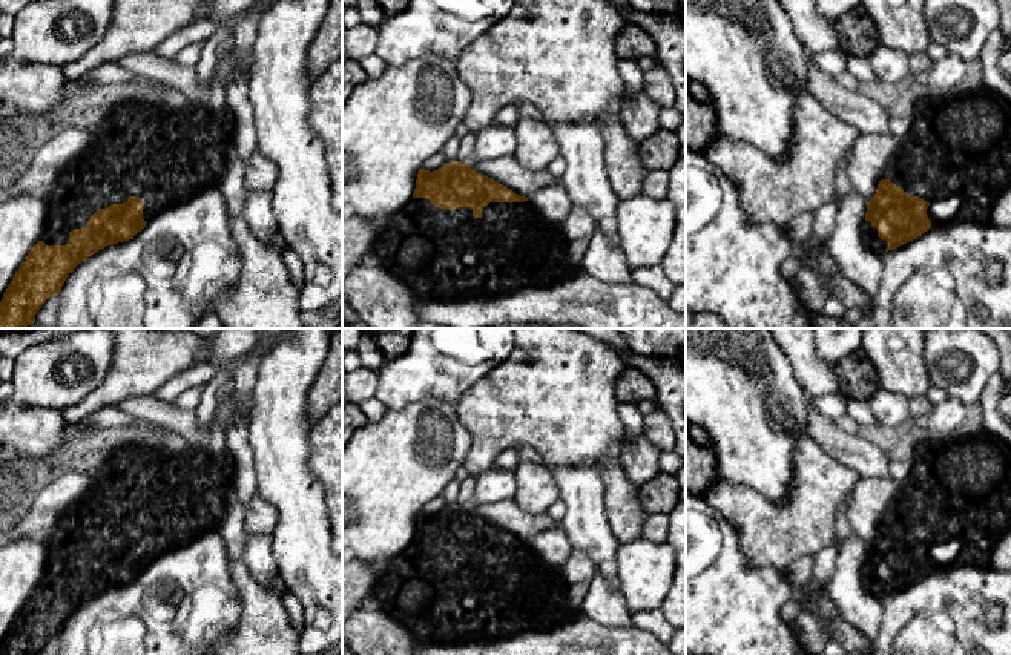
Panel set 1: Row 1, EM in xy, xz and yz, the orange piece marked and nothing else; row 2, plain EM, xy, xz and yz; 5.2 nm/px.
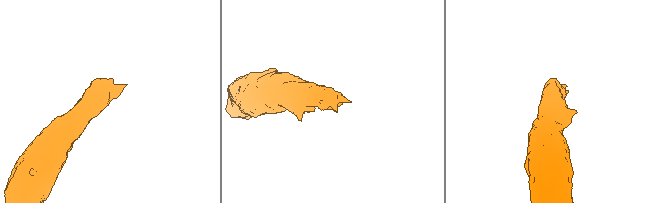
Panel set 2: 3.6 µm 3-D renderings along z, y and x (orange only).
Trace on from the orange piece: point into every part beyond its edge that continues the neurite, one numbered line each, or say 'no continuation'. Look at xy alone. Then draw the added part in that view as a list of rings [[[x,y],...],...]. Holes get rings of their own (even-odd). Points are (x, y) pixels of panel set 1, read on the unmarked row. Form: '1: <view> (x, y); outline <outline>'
1: xy (163, 499); outline [[[155,445],[118,449],[97,476],[97,485],[58,520],[48,541],[48,560],[40,584],[66,589],[74,572],[83,572],[98,552],[123,548],[129,540],[143,545],[143,563],[150,566],[170,549],[216,531],[226,515],[226,491],[233,486],[235,459],[227,451],[215,456],[209,448],[187,446],[172,453]]]

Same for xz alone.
1: xz (421, 588); outline [[[411,541],[397,555],[390,558],[390,561],[385,564],[385,568],[377,575],[374,586],[373,586],[373,592],[371,592],[371,603],[376,607],[379,607],[380,611],[384,611],[387,615],[390,615],[393,620],[400,623],[411,634],[414,641],[419,644],[445,644],[445,643],[502,640],[502,638],[508,638],[511,635],[515,635],[515,634],[520,634],[525,630],[552,630],[552,629],[561,627],[581,617],[581,614],[577,615],[575,618],[568,617],[568,612],[565,609],[565,598],[568,594],[569,583],[565,580],[565,577],[560,577],[552,584],[546,584],[540,594],[537,594],[537,595],[534,594],[534,584],[537,581],[543,581],[545,578],[546,578],[546,575],[538,569],[537,561],[528,545],[525,545],[525,546],[489,546],[486,551],[483,551],[482,560],[474,561],[471,551],[459,551],[459,552],[453,552],[453,554],[445,554],[445,552],[440,552],[440,551],[431,548],[430,543],[426,543],[426,541]],[[471,591],[479,592],[479,603],[471,609],[465,609],[462,606],[462,597]]]

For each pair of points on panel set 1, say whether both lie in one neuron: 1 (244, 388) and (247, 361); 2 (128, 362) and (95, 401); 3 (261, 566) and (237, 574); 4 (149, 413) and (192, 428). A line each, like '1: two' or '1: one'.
1: one
2: one
3: two
4: one

